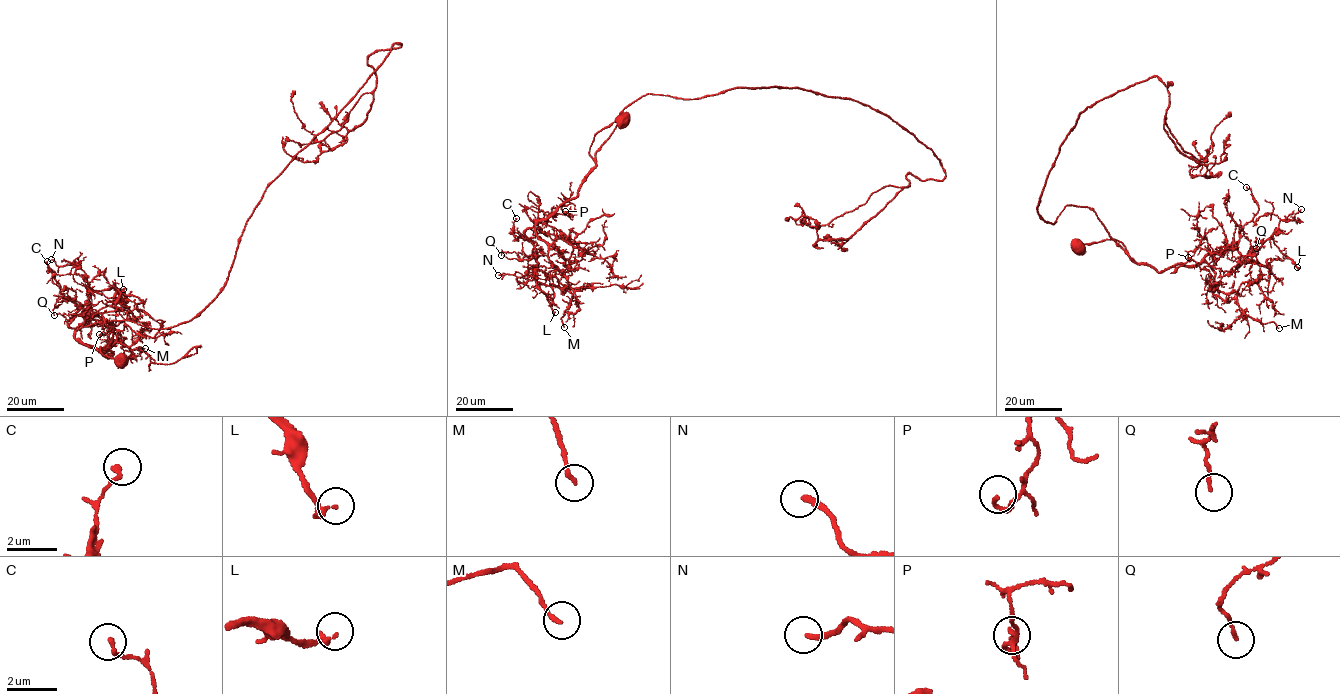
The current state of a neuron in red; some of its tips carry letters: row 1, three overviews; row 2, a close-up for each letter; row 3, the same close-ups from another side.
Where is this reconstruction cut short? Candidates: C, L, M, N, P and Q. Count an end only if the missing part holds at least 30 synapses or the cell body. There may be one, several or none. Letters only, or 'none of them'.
M

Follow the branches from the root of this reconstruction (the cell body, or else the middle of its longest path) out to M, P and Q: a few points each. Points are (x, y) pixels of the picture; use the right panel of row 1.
M: (1080, 247), (1116, 240), (1131, 259), (1159, 272), (1208, 263), (1216, 287), (1236, 293), (1245, 314), (1279, 328)
P: (1080, 247), (1116, 240), (1131, 259), (1159, 272), (1199, 263), (1209, 251), (1204, 235), (1188, 257)
Q: (1080, 247), (1116, 240), (1159, 272), (1219, 250), (1247, 256), (1256, 237), (1256, 248)

